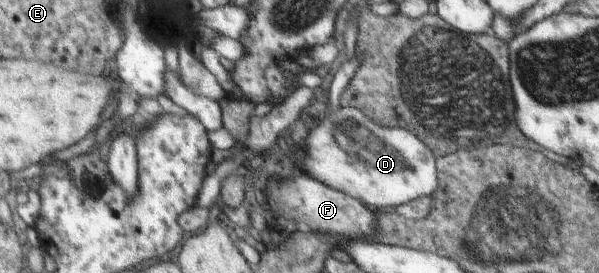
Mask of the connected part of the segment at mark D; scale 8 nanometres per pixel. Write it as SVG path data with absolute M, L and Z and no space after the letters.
M343 108L336 116L326 116L326 120L318 121L314 130L309 132L308 142L304 140L302 148L306 154L300 158L304 170L317 180L322 180L328 186L342 190L358 200L362 200L372 210L386 208L398 210L408 202L418 198L433 197L441 188L438 175L438 160L434 150L418 138L418 134L406 128L382 128L380 122L374 122L372 115L367 115L358 108Z

